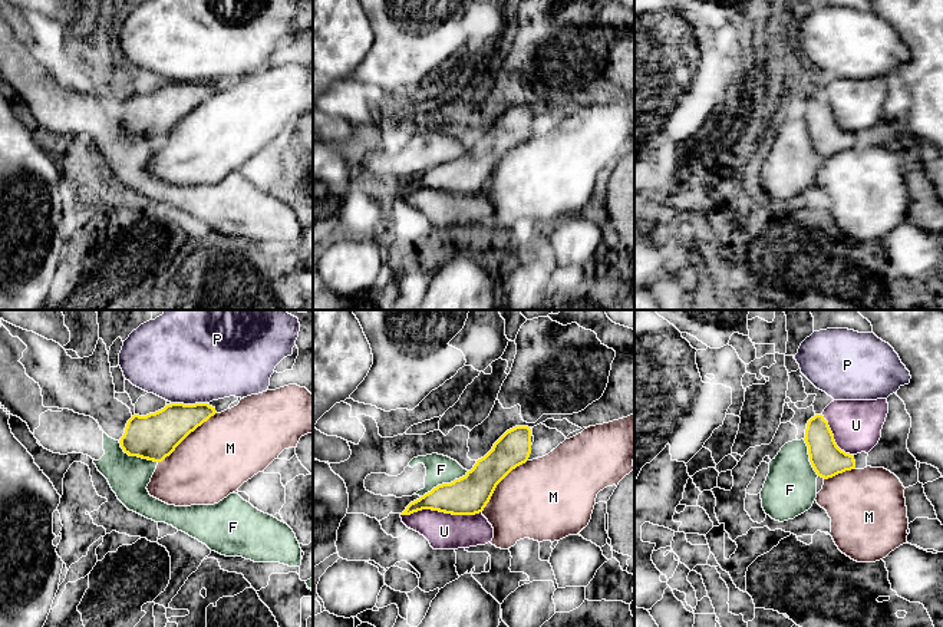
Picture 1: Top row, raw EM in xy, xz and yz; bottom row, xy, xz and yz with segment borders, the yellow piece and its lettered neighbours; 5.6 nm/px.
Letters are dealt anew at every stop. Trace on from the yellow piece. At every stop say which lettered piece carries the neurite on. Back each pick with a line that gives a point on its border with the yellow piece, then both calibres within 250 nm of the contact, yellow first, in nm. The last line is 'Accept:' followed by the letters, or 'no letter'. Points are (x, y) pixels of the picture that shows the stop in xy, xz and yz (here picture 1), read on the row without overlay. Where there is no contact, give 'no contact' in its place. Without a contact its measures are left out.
Accept: no letter

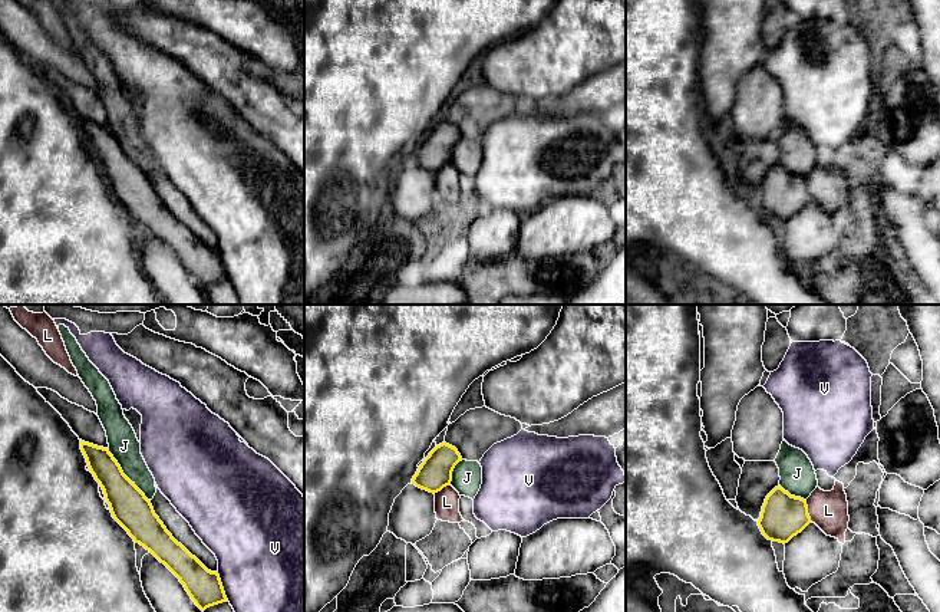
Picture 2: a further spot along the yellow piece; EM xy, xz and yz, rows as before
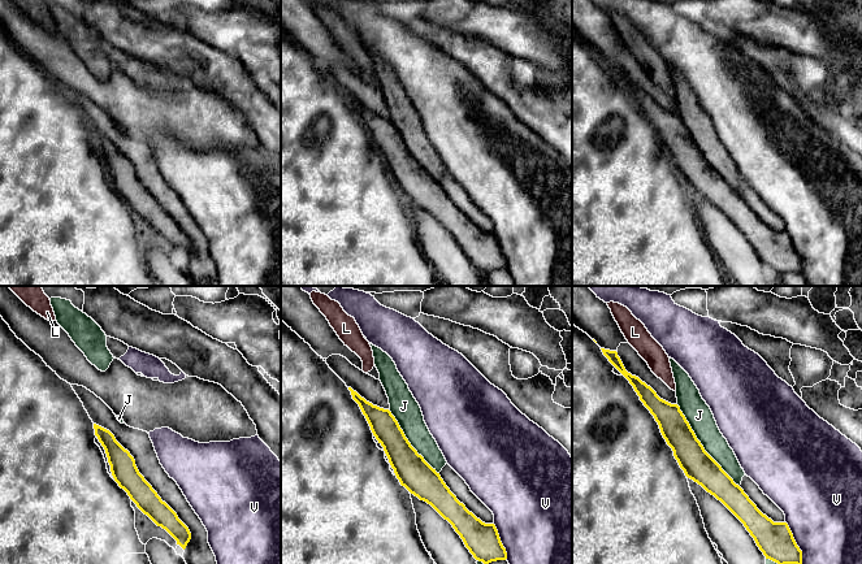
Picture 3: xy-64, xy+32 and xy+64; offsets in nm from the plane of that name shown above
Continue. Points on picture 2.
Accept: no letter

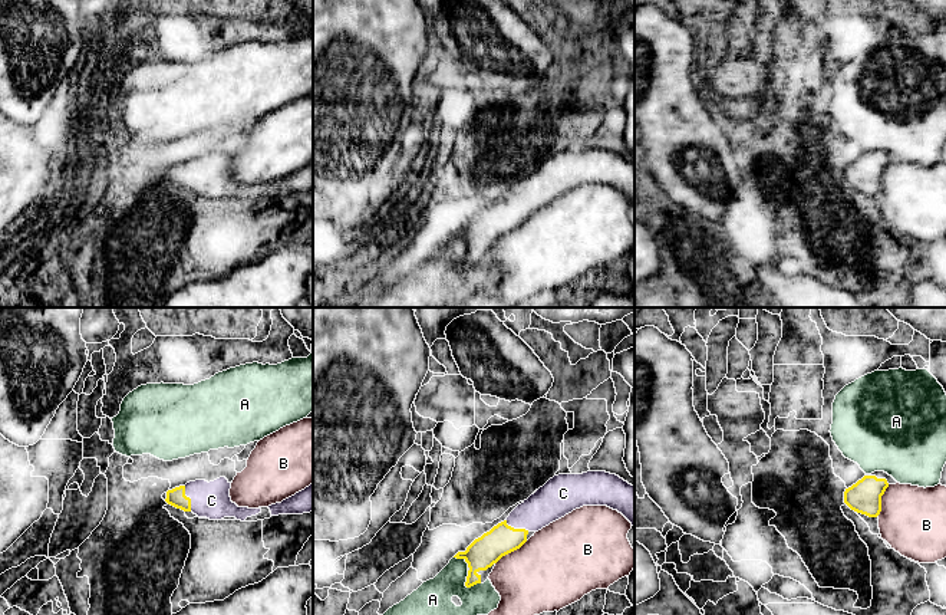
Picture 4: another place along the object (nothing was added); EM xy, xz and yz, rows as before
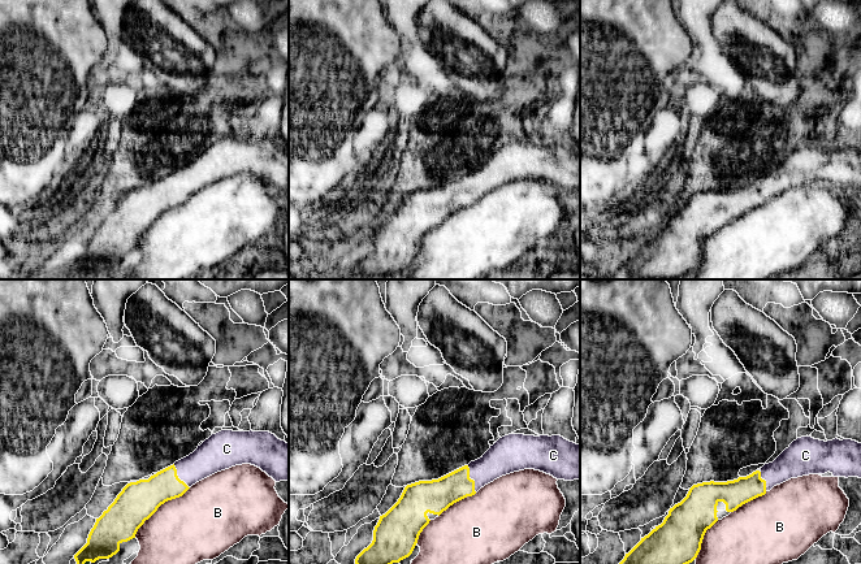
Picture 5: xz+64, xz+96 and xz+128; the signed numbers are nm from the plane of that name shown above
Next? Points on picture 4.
C: meets yellow in xy at (190, 177); 100 nm thick on the yellow side, 200 nm on the other
Accept: C

